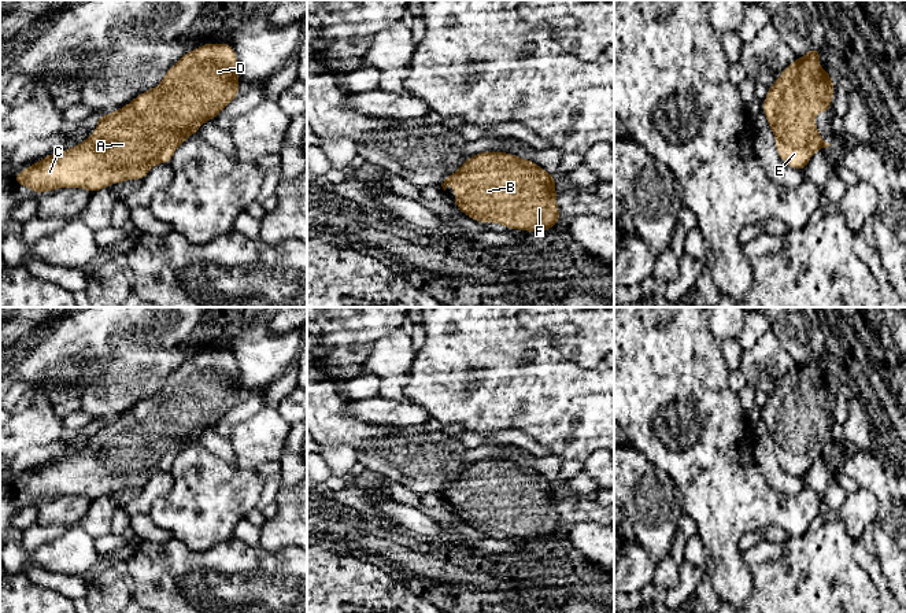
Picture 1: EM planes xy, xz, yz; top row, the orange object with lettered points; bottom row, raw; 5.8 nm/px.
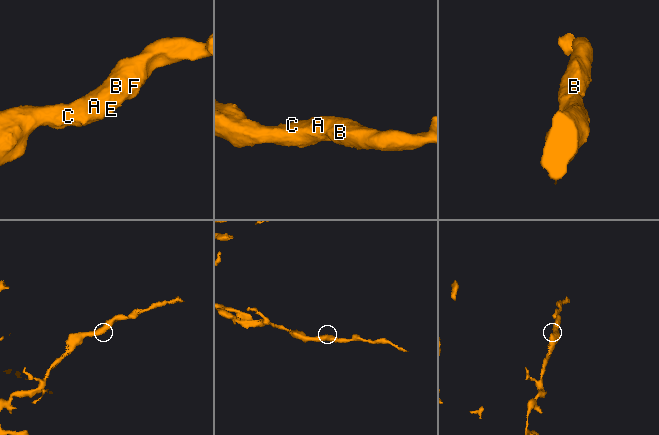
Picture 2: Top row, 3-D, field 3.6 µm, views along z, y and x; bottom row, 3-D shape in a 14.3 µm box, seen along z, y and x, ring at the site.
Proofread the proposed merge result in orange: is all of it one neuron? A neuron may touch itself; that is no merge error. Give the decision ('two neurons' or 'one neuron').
one neuron

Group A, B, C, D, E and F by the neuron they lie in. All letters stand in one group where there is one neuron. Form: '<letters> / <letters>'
A B C D E F

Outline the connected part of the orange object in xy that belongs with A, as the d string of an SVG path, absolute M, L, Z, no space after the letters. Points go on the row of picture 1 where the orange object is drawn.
M228 43L201 44L182 55L166 73L162 82L140 95L115 112L97 119L93 136L88 136L79 145L70 147L41 158L25 170L12 176L14 182L30 188L36 195L59 188L82 188L92 193L127 180L144 180L149 169L159 163L171 163L175 149L199 128L215 117L238 96L238 59Z

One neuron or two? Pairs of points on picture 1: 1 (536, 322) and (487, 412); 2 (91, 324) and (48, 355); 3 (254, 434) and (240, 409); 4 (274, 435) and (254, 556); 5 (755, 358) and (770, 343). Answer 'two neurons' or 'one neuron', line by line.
1: two neurons
2: one neuron
3: two neurons
4: two neurons
5: one neuron

